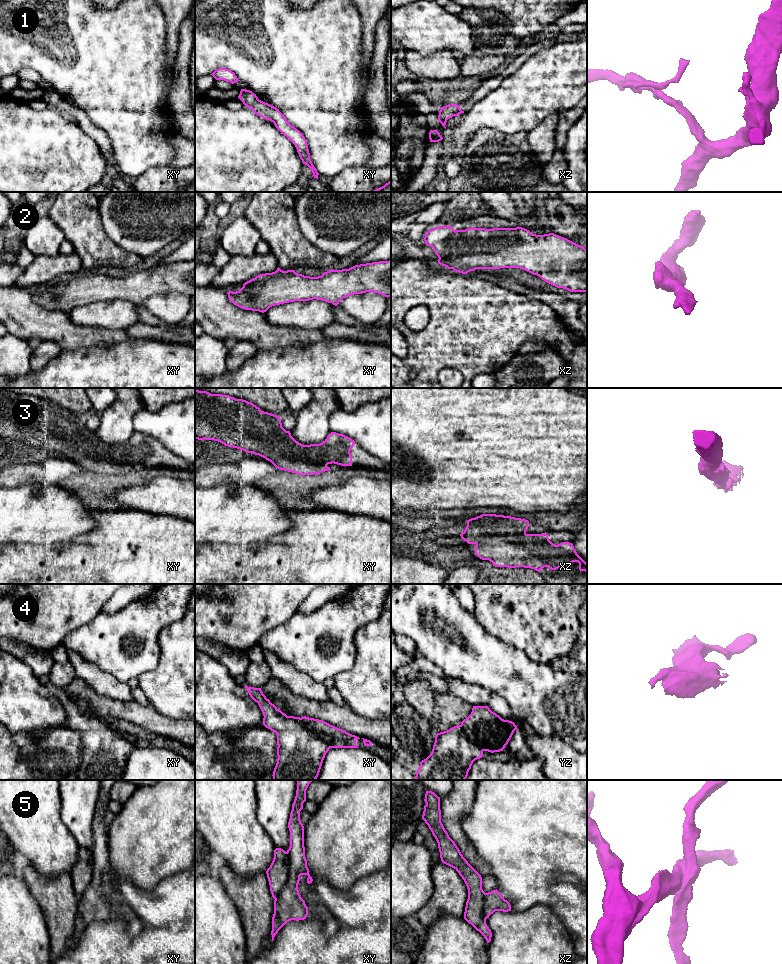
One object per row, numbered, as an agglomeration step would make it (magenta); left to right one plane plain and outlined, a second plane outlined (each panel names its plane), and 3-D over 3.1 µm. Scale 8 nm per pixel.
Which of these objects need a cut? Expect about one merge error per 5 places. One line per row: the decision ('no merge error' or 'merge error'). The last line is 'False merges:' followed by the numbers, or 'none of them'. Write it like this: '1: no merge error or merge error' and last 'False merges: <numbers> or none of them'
1: no merge error
2: no merge error
3: no merge error
4: merge error
5: merge error
False merges: 4, 5

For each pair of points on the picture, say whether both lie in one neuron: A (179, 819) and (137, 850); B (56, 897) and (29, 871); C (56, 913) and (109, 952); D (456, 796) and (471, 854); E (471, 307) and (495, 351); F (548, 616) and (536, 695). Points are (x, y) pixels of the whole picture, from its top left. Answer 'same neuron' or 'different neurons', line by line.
A: same neuron
B: same neuron
C: different neurons
D: same neuron
E: same neuron
F: different neurons

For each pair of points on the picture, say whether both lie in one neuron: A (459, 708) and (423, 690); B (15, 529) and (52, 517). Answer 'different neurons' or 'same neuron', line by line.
A: same neuron
B: same neuron

